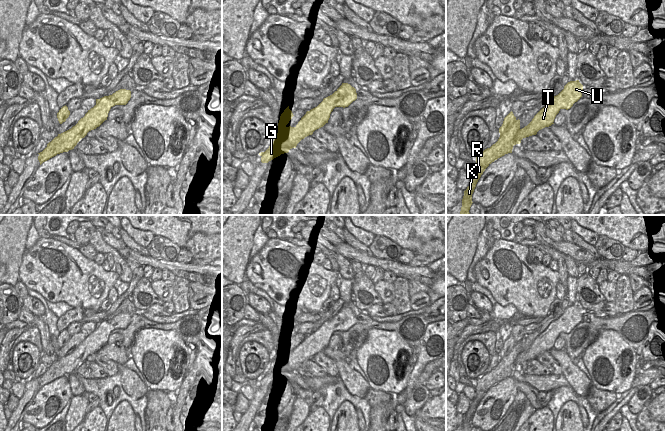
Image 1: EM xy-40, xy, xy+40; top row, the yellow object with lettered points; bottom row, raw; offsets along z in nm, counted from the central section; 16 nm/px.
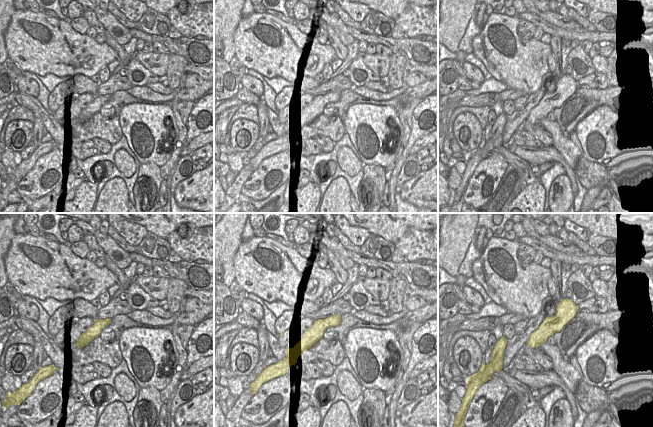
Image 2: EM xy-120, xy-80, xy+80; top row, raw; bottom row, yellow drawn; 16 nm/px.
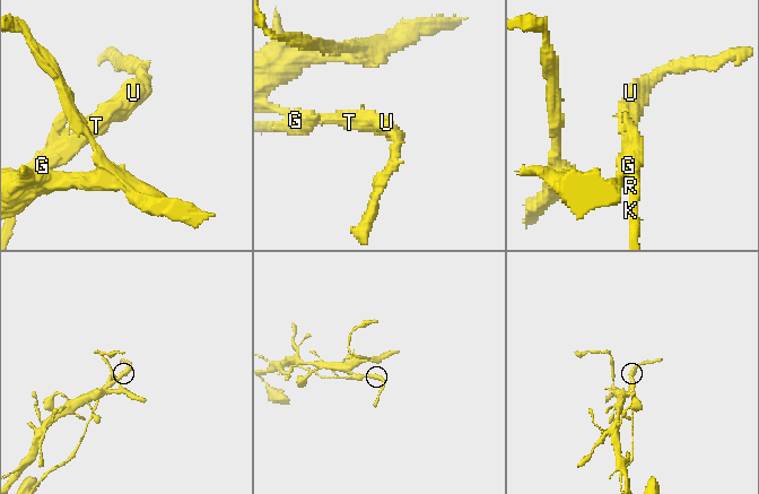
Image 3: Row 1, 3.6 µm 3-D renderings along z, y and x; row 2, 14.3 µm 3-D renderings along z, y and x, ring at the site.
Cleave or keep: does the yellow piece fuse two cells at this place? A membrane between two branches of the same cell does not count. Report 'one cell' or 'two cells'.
two cells

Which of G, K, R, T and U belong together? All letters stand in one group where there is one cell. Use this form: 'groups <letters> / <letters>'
groups G T U / K R

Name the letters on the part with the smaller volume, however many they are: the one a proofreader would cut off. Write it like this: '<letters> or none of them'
K, R

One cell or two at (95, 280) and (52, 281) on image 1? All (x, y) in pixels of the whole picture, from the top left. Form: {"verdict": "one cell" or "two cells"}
{"verdict": "one cell"}

